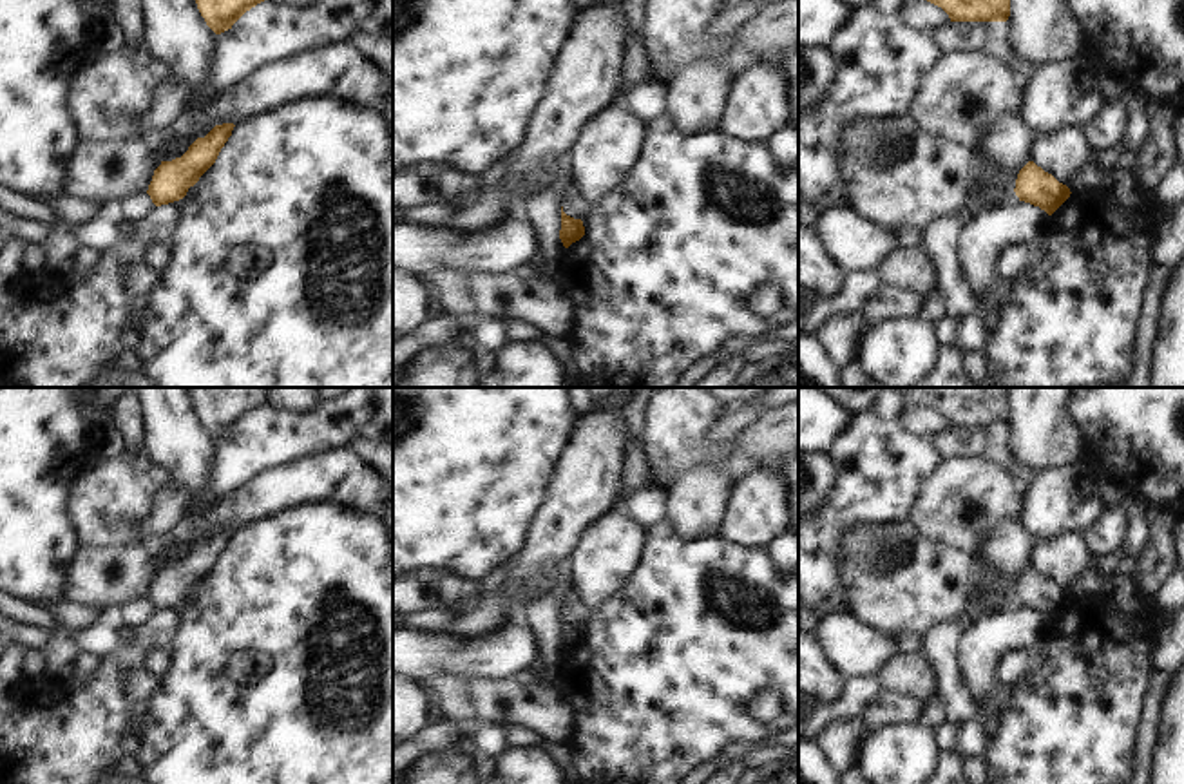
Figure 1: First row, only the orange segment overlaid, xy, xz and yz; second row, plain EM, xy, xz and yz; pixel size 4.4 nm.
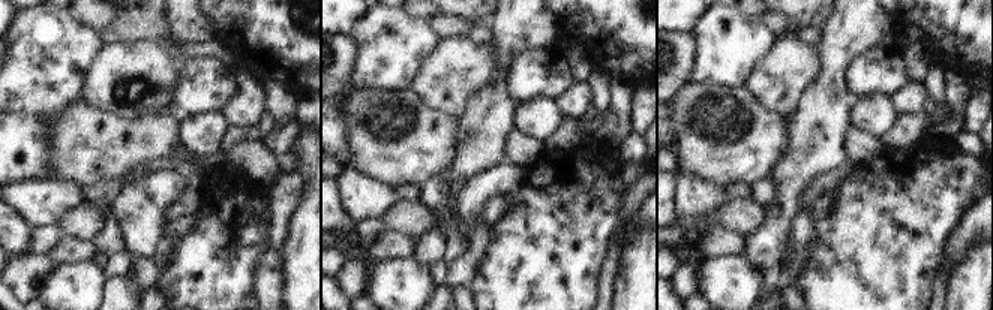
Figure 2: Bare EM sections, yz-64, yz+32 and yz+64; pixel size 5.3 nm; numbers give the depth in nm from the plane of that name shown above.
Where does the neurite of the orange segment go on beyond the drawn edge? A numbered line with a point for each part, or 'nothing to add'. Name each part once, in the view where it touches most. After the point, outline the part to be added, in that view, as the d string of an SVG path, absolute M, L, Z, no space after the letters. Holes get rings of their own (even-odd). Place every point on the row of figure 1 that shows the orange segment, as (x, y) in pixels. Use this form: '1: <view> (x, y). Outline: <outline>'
nothing to add

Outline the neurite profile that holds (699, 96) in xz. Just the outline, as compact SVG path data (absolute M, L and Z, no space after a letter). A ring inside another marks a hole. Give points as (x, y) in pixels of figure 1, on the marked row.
M721 62L684 69L670 83L670 118L686 134L719 130L728 120L735 72Z

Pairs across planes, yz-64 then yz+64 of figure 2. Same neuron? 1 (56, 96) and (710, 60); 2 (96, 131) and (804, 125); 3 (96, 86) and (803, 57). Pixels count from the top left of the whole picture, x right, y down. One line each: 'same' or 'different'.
1: same
2: different
3: same

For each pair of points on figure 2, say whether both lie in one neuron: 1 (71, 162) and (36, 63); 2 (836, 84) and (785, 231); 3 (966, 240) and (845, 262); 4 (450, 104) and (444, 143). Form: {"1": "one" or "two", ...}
{"1": "two", "2": "one", "3": "two", "4": "two"}

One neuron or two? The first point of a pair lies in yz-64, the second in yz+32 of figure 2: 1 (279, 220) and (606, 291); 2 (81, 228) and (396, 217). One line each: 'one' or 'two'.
1: one
2: one

